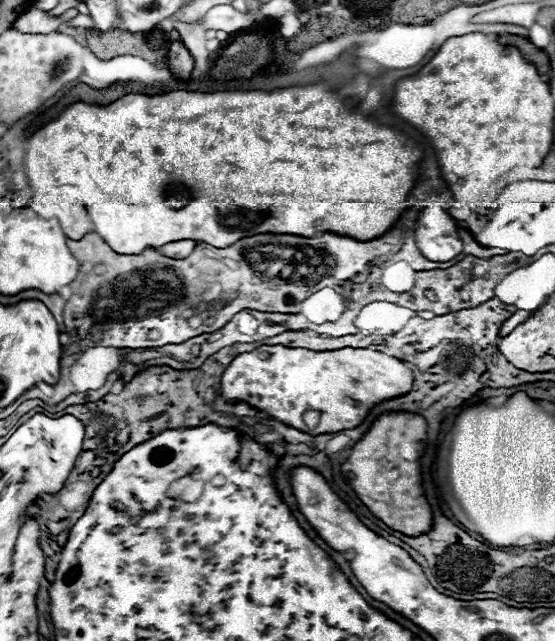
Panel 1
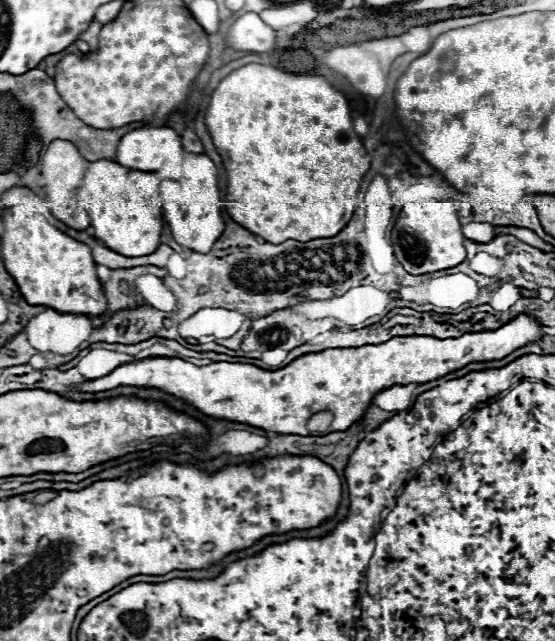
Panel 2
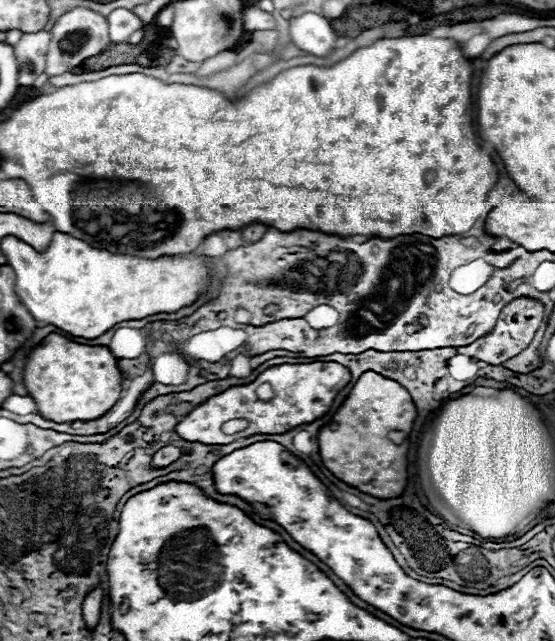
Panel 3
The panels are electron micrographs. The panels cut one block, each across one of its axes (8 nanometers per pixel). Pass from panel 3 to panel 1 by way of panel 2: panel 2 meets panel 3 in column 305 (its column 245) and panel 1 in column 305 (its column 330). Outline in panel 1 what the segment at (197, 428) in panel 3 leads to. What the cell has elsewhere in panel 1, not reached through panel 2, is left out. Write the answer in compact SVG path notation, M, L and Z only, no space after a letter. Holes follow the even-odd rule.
M276 344L236 356L222 374L222 396L232 402L248 402L252 408L316 436L360 426L376 404L408 394L412 380L412 370L404 362L378 350L348 346L314 352ZM308 410L320 412L320 422L314 430L310 430L302 418Z

